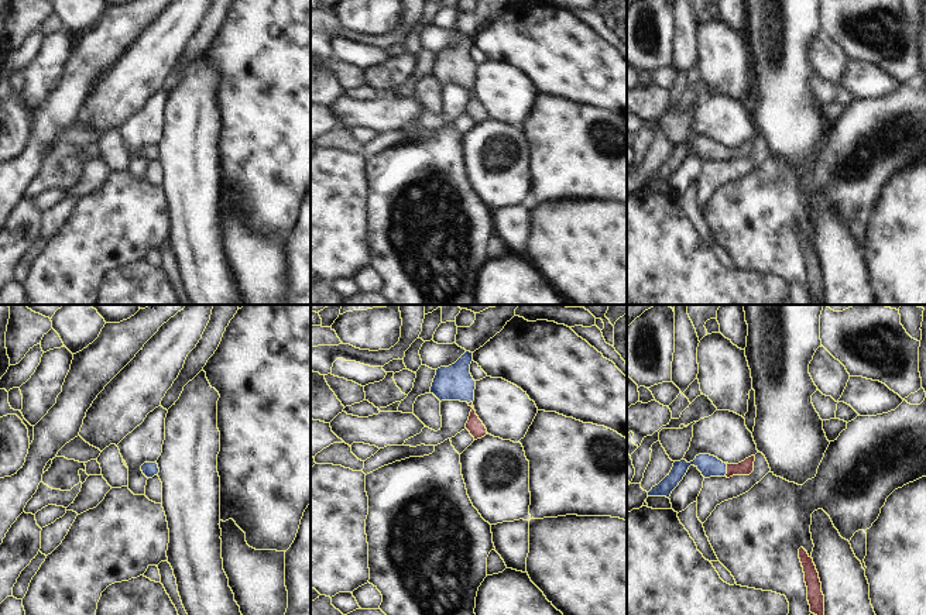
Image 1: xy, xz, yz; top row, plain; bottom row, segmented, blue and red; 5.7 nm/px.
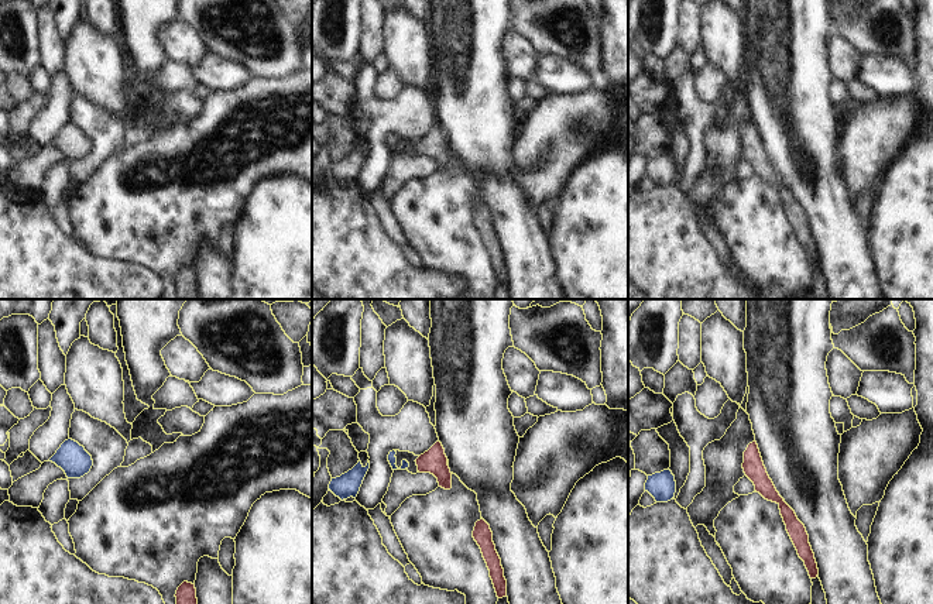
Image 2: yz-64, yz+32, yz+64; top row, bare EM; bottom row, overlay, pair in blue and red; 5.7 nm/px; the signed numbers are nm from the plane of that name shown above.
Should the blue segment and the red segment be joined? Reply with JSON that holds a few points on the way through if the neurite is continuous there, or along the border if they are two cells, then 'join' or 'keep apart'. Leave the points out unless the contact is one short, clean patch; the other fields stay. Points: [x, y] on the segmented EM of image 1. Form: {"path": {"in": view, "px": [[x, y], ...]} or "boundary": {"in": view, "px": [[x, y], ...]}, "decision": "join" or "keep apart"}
{"path": {"in": "yz", "px": [[709, 466], [726, 470], [746, 467]]}, "decision": "join"}

